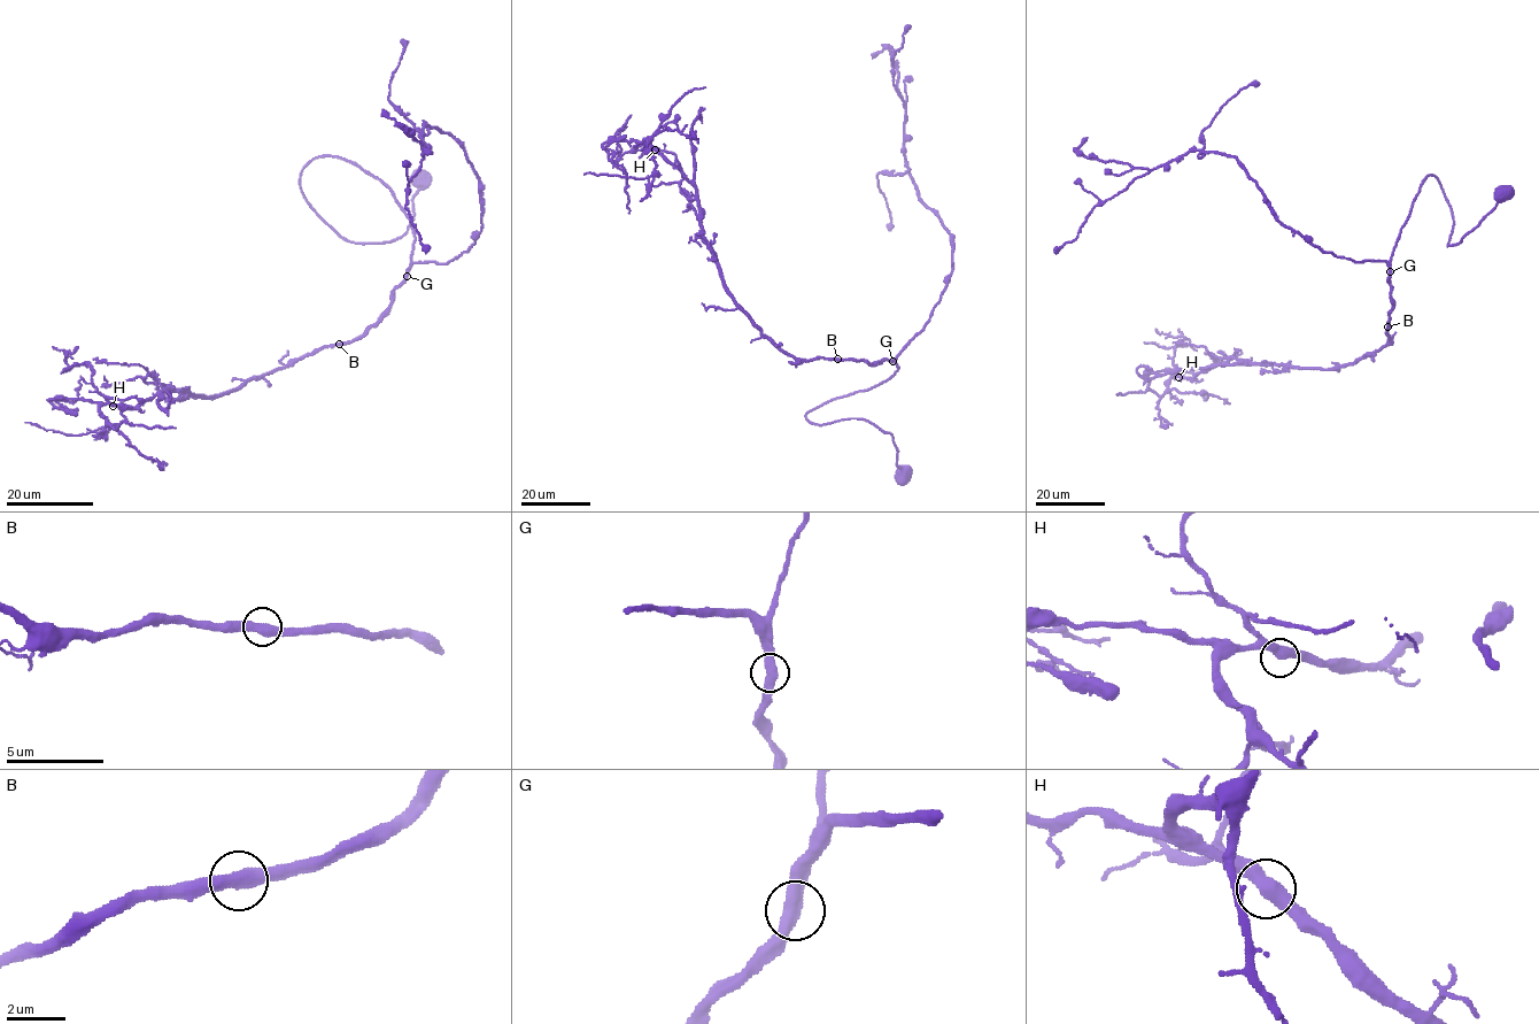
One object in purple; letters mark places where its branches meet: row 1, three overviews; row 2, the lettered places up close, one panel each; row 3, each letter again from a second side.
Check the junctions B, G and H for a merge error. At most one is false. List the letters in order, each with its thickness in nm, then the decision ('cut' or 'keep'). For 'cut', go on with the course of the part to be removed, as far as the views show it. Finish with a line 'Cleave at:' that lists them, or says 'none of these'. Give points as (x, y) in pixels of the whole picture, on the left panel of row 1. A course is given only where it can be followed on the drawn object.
B: 460 nm | keep
G: 440 nm | keep
H: 440 nm | keep
Cleave at: none of these

